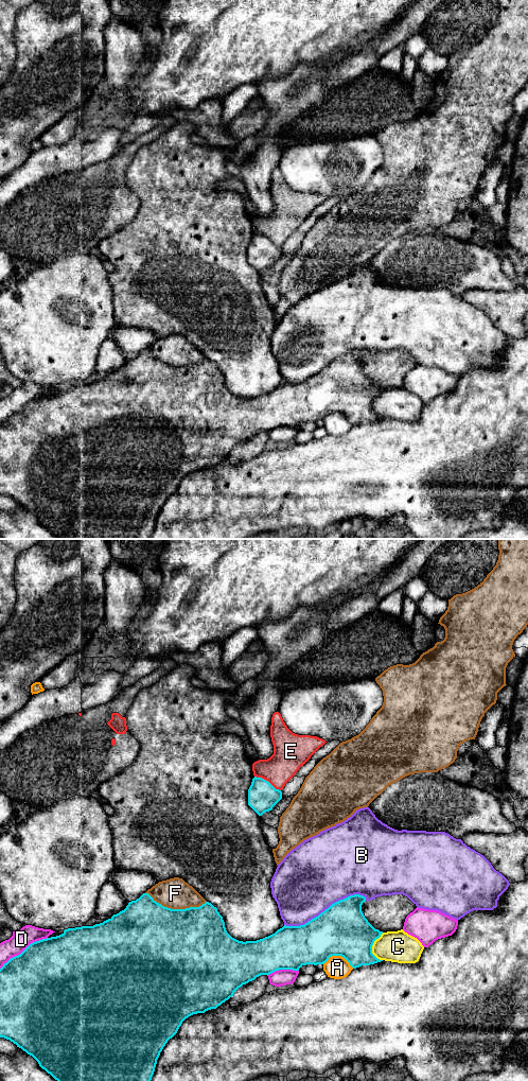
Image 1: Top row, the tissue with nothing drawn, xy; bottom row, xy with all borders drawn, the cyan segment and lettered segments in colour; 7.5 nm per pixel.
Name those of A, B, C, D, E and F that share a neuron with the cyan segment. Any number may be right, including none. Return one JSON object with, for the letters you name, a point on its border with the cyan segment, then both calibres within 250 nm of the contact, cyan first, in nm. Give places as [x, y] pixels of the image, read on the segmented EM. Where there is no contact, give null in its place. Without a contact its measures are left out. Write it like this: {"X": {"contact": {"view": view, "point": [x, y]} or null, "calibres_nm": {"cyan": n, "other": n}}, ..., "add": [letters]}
{"add": []}

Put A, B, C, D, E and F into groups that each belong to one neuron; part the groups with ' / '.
A / B / C / D / E / F

